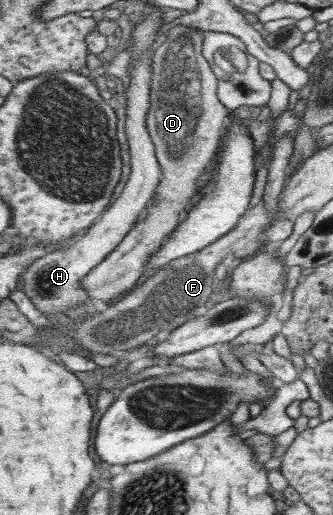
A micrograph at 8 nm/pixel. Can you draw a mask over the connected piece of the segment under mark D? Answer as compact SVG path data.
M179 24L167 31L167 38L153 54L153 76L151 81L151 108L147 113L147 128L152 141L156 144L155 154L161 167L161 179L157 186L158 203L148 209L148 216L140 220L123 241L112 250L102 263L96 265L87 273L81 286L94 299L104 303L112 303L124 294L124 291L133 289L134 284L146 269L147 259L158 249L179 223L179 216L185 212L185 206L194 196L196 179L204 174L205 167L215 157L215 151L225 132L230 110L220 103L217 96L217 77L211 70L211 65L203 56L203 33L200 28Z

